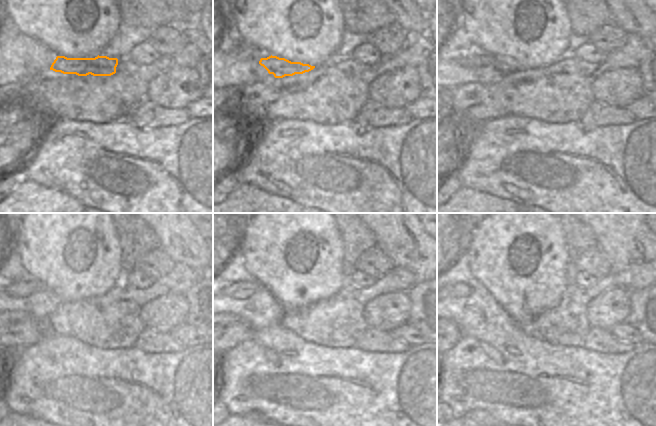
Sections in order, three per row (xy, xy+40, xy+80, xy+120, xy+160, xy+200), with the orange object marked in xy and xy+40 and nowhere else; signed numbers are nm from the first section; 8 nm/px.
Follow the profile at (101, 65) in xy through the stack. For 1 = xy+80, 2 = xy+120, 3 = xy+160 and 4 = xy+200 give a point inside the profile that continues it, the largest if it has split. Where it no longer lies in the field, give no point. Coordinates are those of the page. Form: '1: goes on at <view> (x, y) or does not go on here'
1: goes on at xy+80 (463, 57)
2: goes on at xy+120 (16, 288)
3: goes on at xy+160 (239, 290)
4: goes on at xy+200 (460, 290)

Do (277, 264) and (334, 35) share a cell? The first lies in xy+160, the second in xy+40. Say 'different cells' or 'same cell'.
same cell

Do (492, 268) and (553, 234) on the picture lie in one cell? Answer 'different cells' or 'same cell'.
same cell

